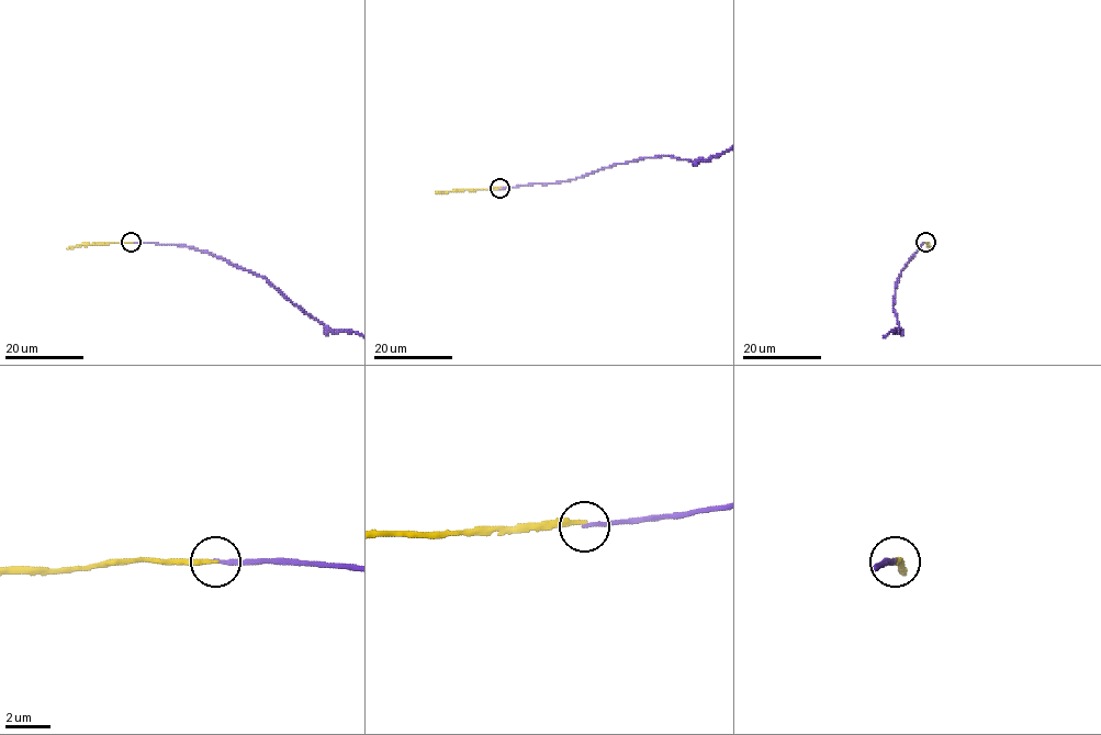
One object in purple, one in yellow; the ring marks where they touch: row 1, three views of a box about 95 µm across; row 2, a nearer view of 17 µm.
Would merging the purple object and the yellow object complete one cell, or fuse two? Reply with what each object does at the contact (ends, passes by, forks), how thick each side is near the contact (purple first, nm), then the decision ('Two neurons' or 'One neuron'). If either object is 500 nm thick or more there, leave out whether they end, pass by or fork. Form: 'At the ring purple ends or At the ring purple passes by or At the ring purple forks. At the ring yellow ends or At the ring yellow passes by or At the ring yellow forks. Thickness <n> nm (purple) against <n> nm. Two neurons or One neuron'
At the ring purple ends. At the ring yellow ends. Thickness 180 nm (purple) against 220 nm. Two neurons

